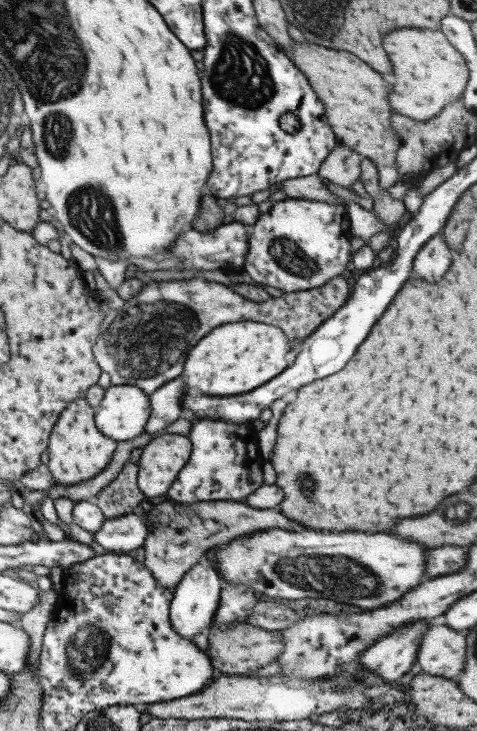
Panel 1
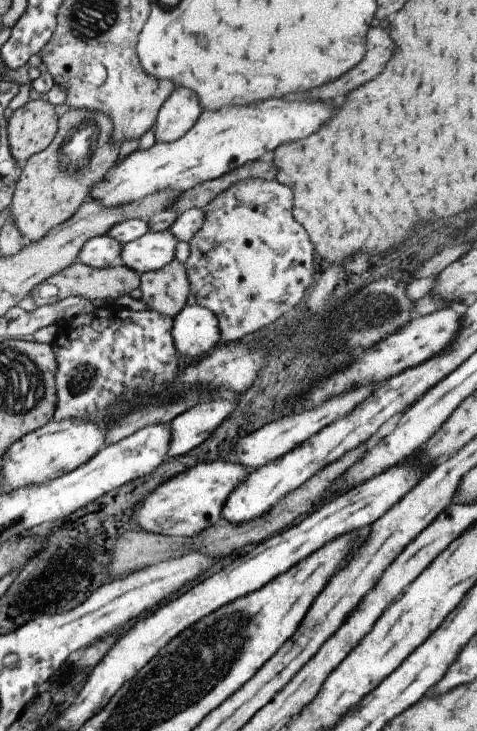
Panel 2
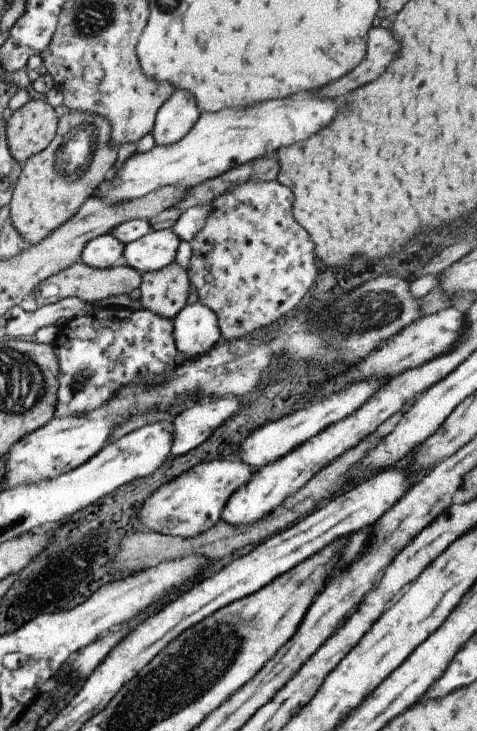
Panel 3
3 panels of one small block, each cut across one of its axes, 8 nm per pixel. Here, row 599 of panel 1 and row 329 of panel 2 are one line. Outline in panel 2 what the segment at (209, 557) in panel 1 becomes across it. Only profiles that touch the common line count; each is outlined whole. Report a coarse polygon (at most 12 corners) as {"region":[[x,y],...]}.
{"region":[[198,303],[173,318],[182,361],[220,344],[218,319]]}

